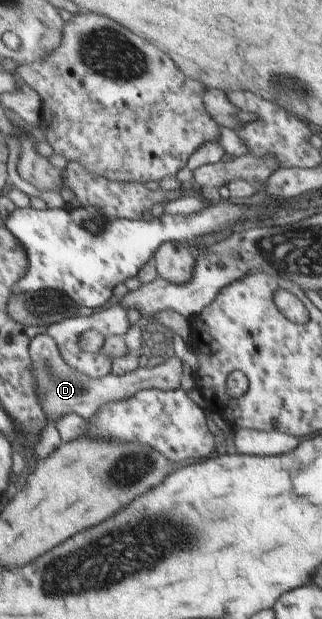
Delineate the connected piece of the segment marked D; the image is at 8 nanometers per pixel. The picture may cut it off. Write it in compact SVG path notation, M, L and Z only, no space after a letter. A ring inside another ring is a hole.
M40 334L32 340L31 352L33 354L37 378L40 380L40 389L44 394L43 402L50 416L49 426L43 430L43 438L35 448L40 460L45 460L59 450L62 440L55 422L65 414L76 412L85 419L91 419L107 403L115 403L133 398L137 393L148 389L163 389L174 391L183 388L183 362L179 357L166 355L165 363L157 367L143 367L131 374L117 376L115 373L107 375L105 379L94 379L89 375L75 370L62 355L59 343L50 334Z

